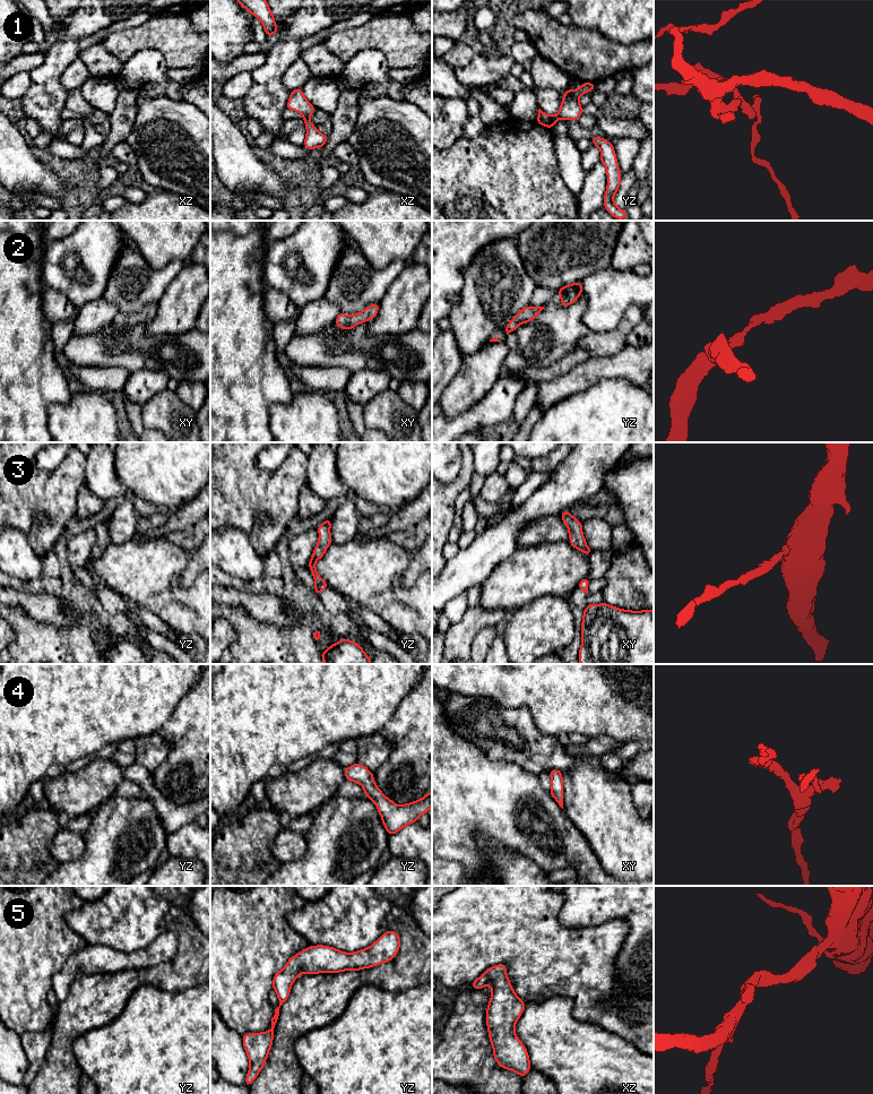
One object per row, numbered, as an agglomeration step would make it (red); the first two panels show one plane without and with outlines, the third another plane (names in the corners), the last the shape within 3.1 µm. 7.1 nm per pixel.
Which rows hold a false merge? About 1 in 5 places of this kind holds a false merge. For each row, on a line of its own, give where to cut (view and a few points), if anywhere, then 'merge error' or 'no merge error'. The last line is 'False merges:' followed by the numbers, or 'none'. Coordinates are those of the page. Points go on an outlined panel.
1: cut none; no merge error
2: cut none; no merge error
3: cut none; no merge error
4: cut none; no merge error
5: cut none; no merge error
False merges: none

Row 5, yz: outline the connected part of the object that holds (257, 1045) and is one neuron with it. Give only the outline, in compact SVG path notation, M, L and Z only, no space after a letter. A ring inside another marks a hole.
M388 930L369 948L351 954L334 947L318 945L309 946L291 957L285 967L274 975L273 989L277 993L279 1006L275 1009L270 1030L242 1035L243 1046L250 1062L245 1085L250 1086L263 1068L273 1045L274 1028L278 1022L279 1008L288 999L291 987L301 973L339 973L373 967L391 961L397 955L399 946L398 933Z

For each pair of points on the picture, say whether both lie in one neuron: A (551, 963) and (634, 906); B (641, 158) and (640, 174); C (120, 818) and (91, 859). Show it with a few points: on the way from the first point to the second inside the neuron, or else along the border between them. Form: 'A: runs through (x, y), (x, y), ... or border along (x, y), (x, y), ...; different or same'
A: border along (588, 927), (624, 920), (630, 930); different
B: runs through (641, 162), (640, 171); same
C: runs through (120, 828), (101, 849); same

